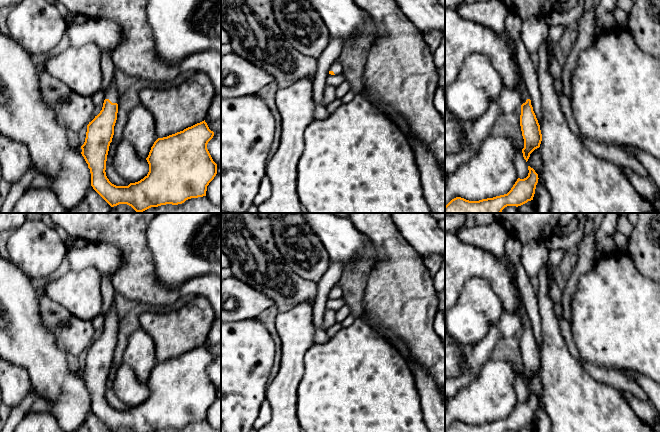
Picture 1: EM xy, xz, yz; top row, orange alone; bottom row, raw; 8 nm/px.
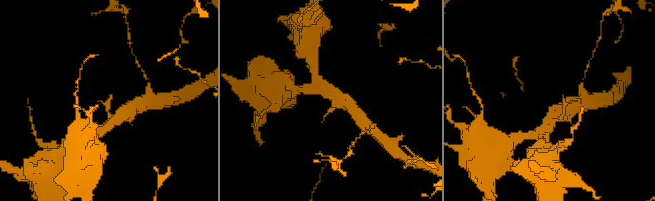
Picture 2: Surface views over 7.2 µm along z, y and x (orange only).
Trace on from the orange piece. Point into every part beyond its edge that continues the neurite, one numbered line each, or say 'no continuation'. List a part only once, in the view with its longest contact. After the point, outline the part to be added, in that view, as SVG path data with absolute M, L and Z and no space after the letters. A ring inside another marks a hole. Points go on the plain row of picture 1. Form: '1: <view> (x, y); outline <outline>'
1: xy (111, 318); outline M113 303L109 313L104 317L105 318L105 323L109 323L112 327L117 327L119 325L119 318L117 316L115 304Z

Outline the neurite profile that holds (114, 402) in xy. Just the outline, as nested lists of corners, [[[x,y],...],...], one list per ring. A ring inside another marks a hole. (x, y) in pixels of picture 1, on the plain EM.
[[[106,388],[105,396],[109,405],[116,410],[128,410],[130,408],[114,394],[112,389]]]

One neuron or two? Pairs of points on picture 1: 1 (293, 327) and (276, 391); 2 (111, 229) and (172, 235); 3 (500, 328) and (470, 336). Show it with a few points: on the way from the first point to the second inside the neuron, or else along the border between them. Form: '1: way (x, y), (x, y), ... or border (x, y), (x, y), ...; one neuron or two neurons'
1: way (293, 343), (292, 367), (289, 375); one neuron
2: border (148, 223), (146, 238), (147, 246), (152, 255); two neurons
3: border (502, 313), (486, 334), (472, 348); two neurons

